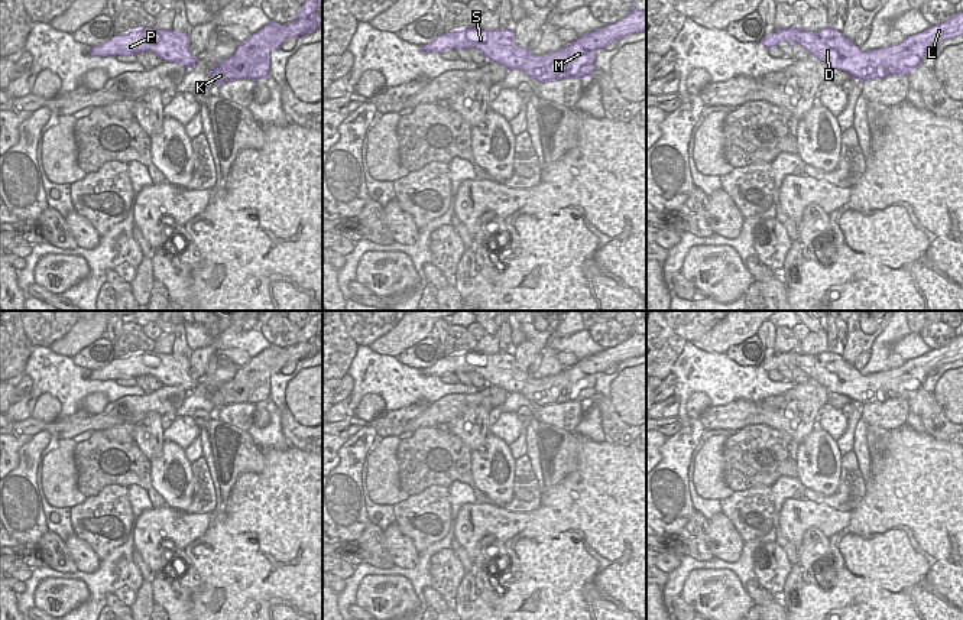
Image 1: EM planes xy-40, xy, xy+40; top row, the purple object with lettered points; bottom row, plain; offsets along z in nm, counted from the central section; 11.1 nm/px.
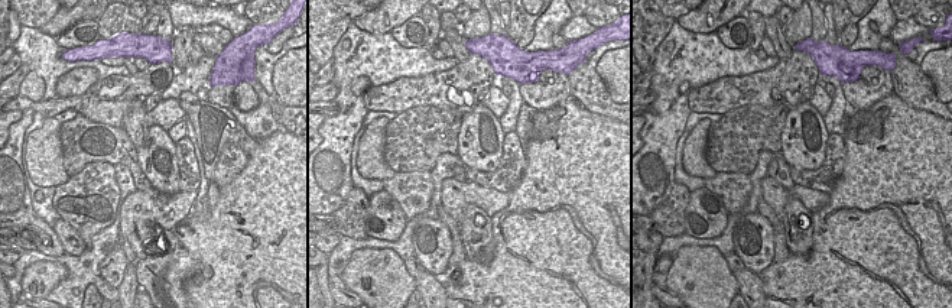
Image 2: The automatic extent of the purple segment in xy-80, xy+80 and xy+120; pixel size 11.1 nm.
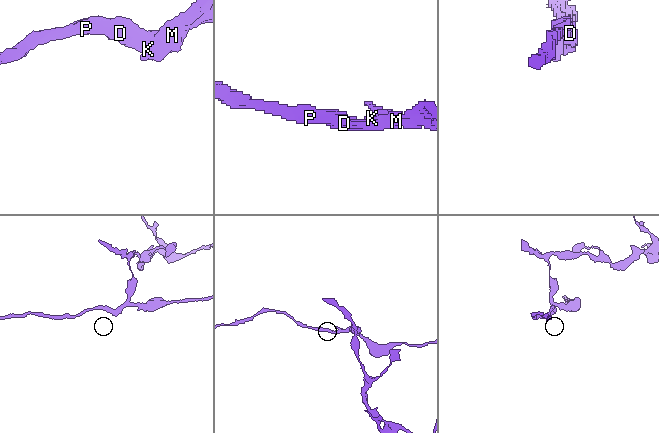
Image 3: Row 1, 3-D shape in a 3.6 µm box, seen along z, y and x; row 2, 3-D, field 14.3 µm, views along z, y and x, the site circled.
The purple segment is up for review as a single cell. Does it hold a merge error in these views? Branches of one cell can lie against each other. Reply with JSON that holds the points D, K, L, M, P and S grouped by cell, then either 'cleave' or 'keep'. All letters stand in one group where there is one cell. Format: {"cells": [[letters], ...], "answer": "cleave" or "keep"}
{"cells": [["D", "L", "M", "P", "S"], ["K"]], "answer": "cleave"}

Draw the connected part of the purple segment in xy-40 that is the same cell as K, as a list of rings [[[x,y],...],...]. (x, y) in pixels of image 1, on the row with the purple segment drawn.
[[[270,22],[265,27],[252,33],[244,42],[237,45],[237,51],[224,62],[221,68],[215,68],[210,71],[210,77],[215,81],[217,85],[247,79],[249,69],[244,68],[249,64],[249,55],[254,45],[260,45],[262,42],[272,43],[273,36],[282,29],[283,25]]]

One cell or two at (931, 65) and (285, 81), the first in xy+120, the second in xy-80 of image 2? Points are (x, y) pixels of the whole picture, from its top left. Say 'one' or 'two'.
one

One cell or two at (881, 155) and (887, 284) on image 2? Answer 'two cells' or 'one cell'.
one cell

